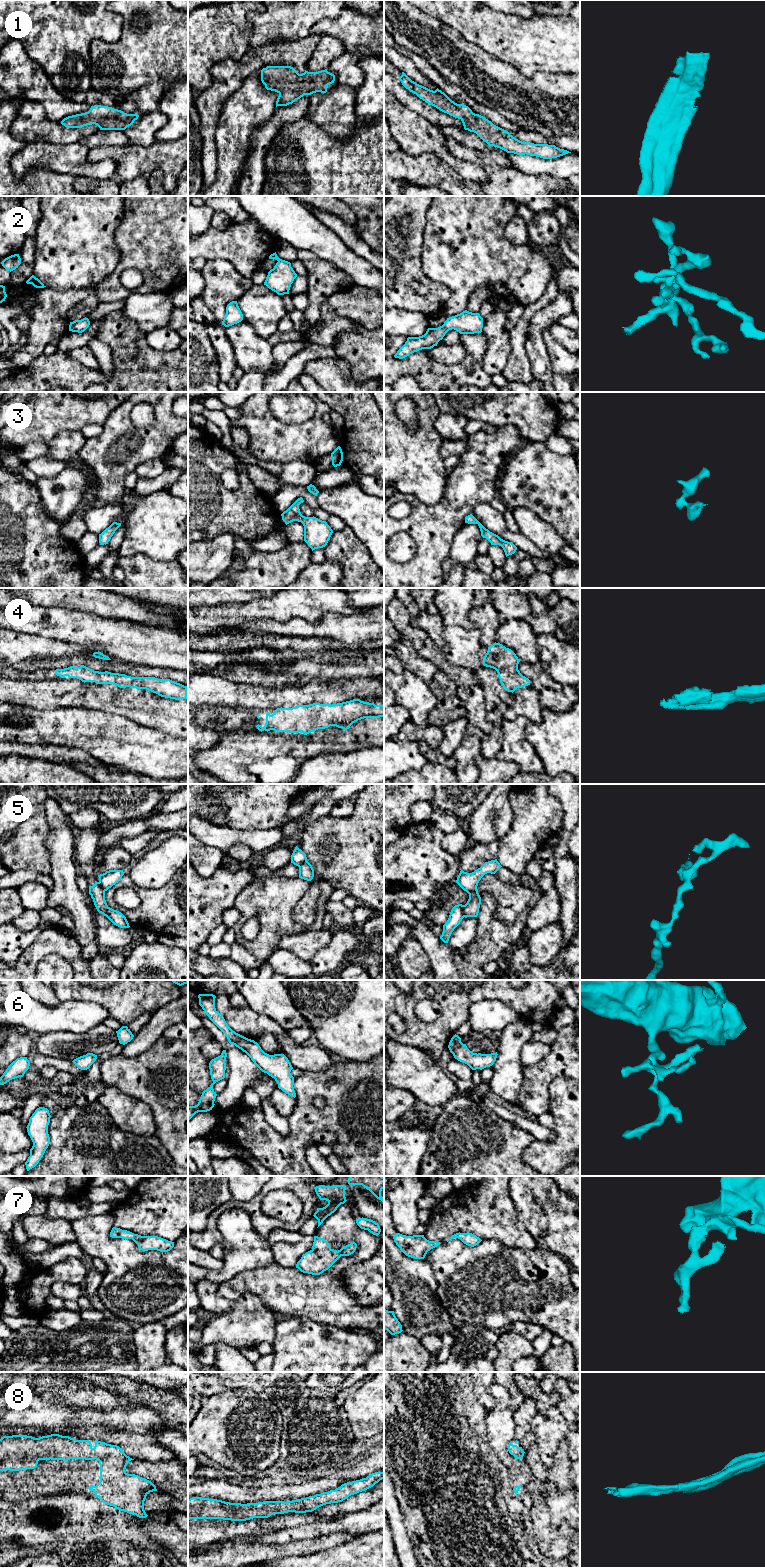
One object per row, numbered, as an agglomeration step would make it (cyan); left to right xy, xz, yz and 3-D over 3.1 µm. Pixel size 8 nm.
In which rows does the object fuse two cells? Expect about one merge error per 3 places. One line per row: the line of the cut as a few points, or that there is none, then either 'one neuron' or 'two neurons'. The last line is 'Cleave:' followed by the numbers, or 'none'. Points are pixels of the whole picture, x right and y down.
1: no cut | one neuron
2: no cut | one neuron
3: no cut | one neuron
4: no cut | one neuron
5: yz (464, 905), (463, 916) | two neurons
6: no cut | one neuron
7: no cut | one neuron
8: no cut | one neuron
Cleave: 5

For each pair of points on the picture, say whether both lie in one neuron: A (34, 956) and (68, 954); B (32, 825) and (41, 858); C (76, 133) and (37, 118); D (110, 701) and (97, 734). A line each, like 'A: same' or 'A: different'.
A: same
B: same
C: same
D: different

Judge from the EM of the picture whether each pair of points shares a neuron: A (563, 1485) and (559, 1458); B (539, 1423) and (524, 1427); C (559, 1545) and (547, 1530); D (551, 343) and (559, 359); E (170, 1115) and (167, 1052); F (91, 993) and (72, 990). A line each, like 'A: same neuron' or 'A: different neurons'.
A: same neuron
B: different neurons
C: same neuron
D: same neuron
E: same neuron
F: same neuron

